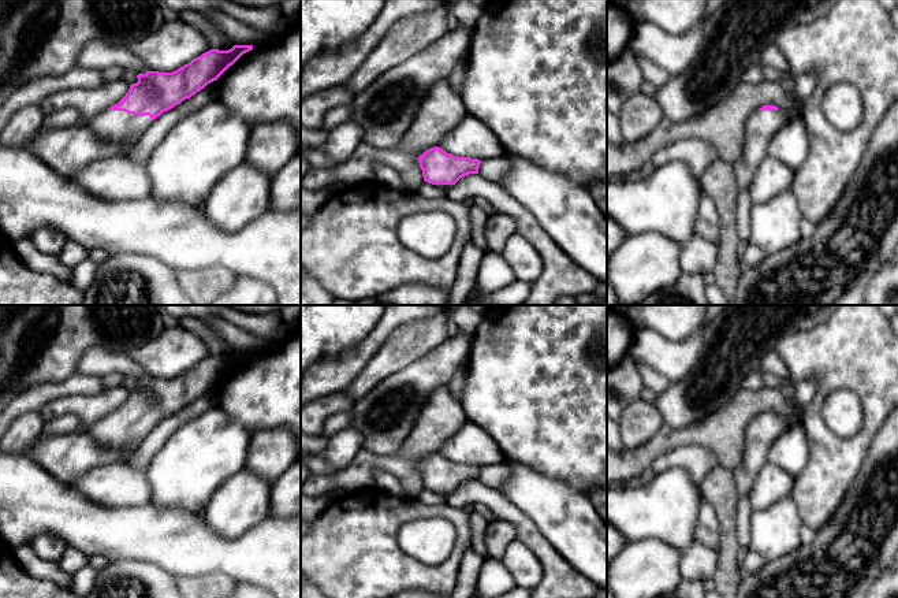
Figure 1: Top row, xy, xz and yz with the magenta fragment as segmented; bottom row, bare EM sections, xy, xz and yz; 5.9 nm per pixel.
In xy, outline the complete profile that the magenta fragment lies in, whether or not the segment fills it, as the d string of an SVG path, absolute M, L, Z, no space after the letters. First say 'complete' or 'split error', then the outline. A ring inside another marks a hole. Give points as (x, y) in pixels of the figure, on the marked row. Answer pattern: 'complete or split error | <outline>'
split error | M253 45L210 49L172 73L138 74L138 82L130 85L118 104L82 122L104 141L128 146L141 138L157 116L216 81L251 49Z

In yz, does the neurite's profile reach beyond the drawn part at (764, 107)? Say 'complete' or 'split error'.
split error

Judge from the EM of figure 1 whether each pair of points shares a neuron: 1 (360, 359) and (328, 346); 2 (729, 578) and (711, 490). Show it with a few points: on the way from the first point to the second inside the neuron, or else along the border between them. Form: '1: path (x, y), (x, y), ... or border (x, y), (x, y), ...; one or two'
1: border (368, 333), (351, 348), (315, 363); two
2: path (727, 556), (726, 512); one

